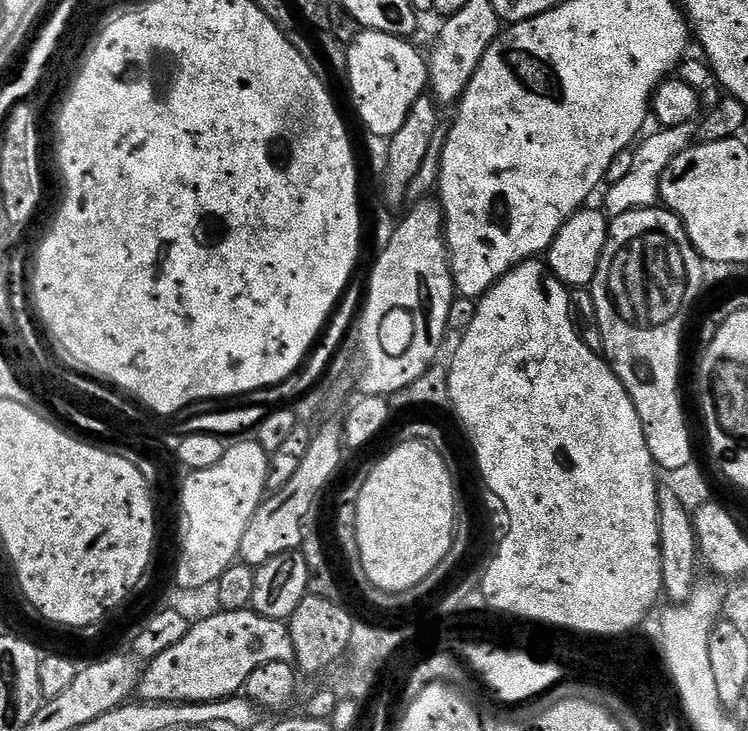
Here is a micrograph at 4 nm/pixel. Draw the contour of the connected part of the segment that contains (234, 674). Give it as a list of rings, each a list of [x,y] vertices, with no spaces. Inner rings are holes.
[[[251,610],[219,611],[204,621],[193,623],[177,645],[147,661],[140,674],[138,696],[152,704],[226,700],[243,689],[258,666],[266,666],[266,662],[292,664],[295,659],[290,630],[285,621],[266,618]]]

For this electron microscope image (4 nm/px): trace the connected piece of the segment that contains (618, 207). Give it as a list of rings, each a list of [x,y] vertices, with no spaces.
[[[692,124],[660,128],[655,131],[652,133],[649,131],[635,145],[634,163],[630,165],[630,171],[619,182],[607,185],[608,193],[604,196],[602,208],[609,217],[615,218],[639,208],[653,207],[660,200],[660,183],[662,174],[666,174],[666,166],[670,166],[670,162],[674,162],[674,158],[678,158],[678,154],[685,152],[694,140]]]

